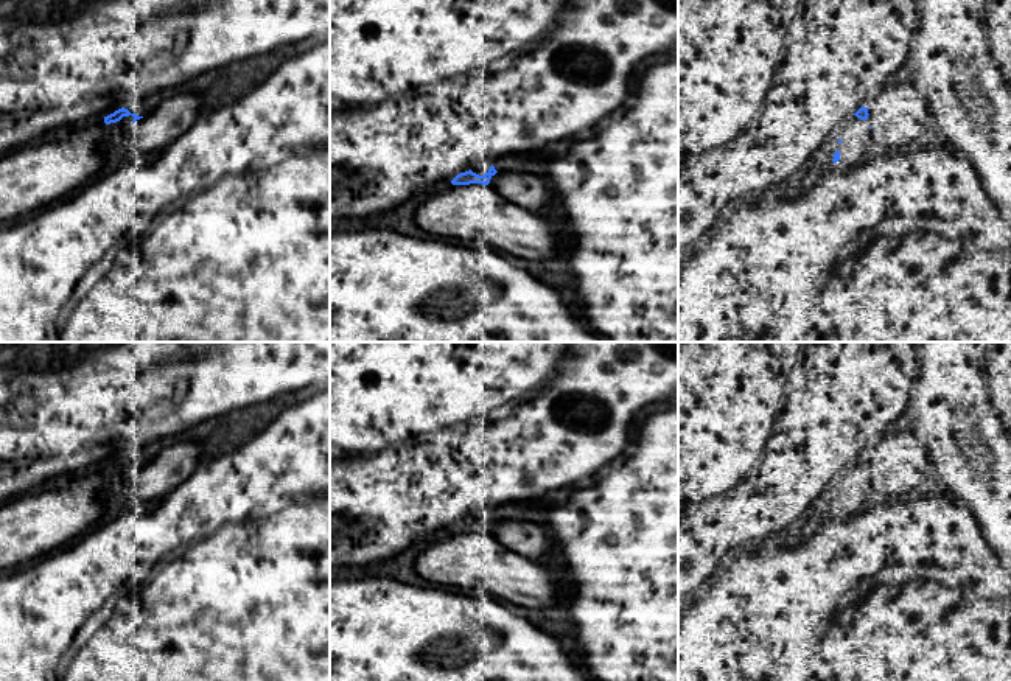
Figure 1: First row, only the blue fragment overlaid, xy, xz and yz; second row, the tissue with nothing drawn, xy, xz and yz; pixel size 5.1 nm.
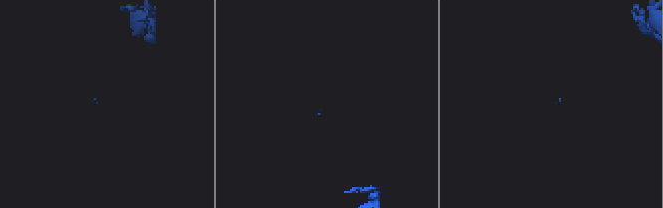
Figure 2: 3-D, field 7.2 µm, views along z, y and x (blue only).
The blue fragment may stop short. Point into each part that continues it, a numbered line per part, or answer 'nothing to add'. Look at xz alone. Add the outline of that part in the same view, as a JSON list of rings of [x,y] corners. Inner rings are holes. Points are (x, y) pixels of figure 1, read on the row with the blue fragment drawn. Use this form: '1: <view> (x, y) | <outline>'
1: xz (482, 167) | [[[482,157],[471,171],[479,176],[484,176],[485,173],[488,173],[490,166],[492,163],[485,157]]]

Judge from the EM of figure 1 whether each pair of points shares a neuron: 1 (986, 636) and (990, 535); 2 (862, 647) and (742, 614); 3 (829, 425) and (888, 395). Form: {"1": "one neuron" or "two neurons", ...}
{"1": "two neurons", "2": "one neuron", "3": "one neuron"}

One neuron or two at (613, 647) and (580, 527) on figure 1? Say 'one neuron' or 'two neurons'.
one neuron

